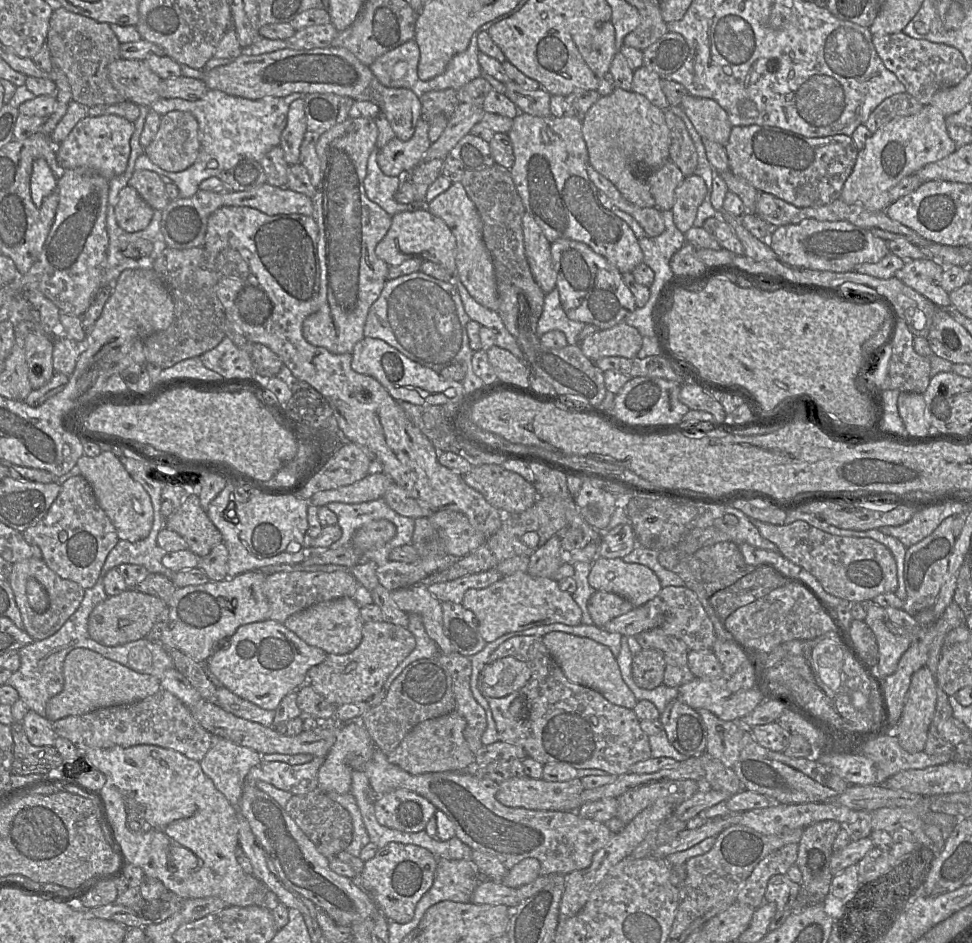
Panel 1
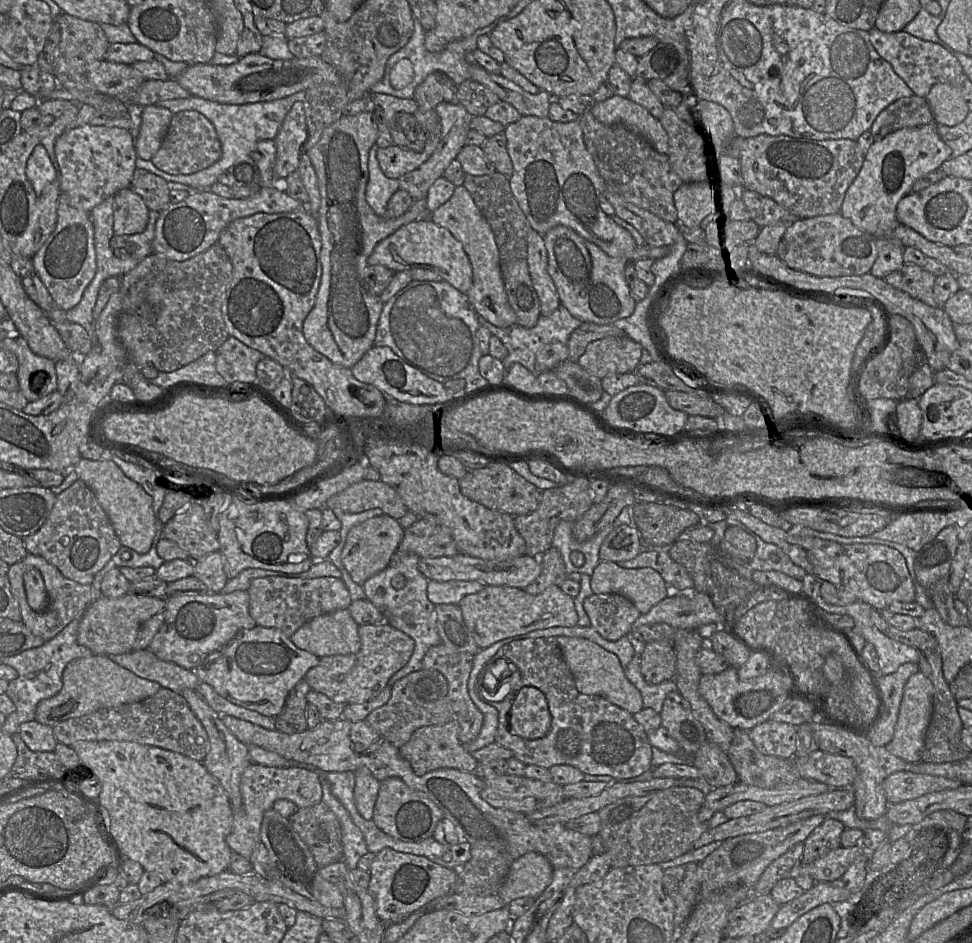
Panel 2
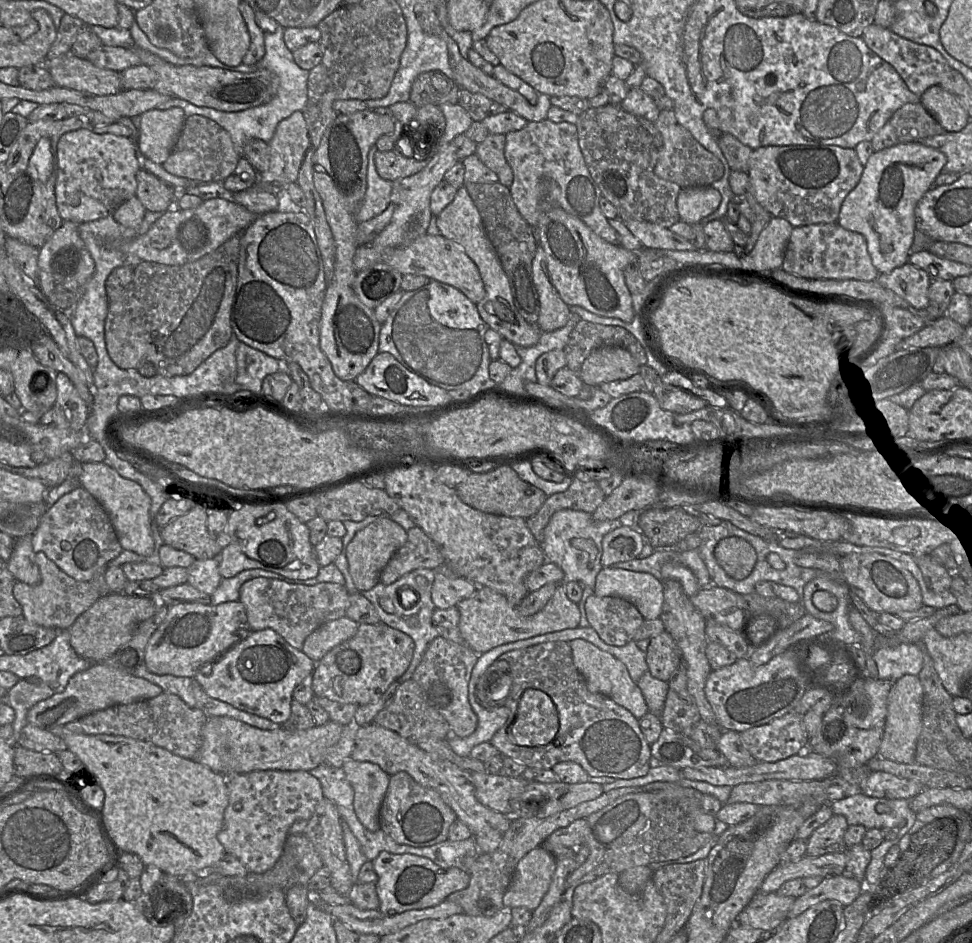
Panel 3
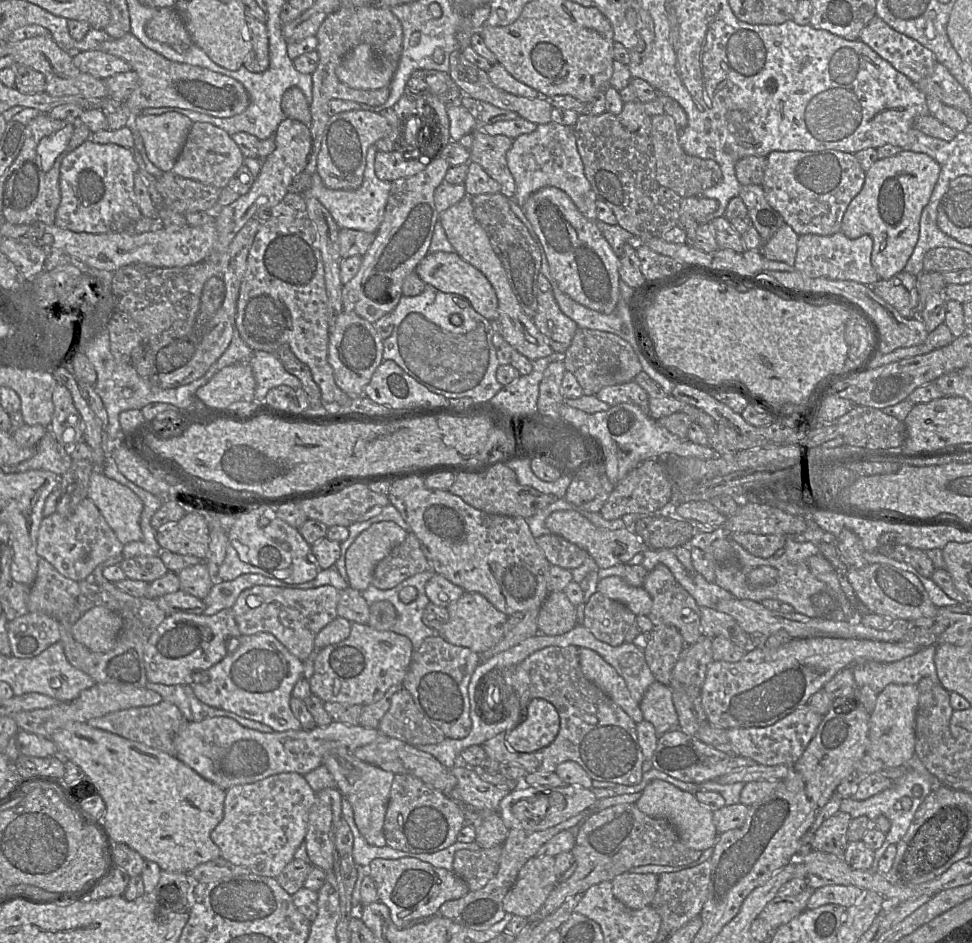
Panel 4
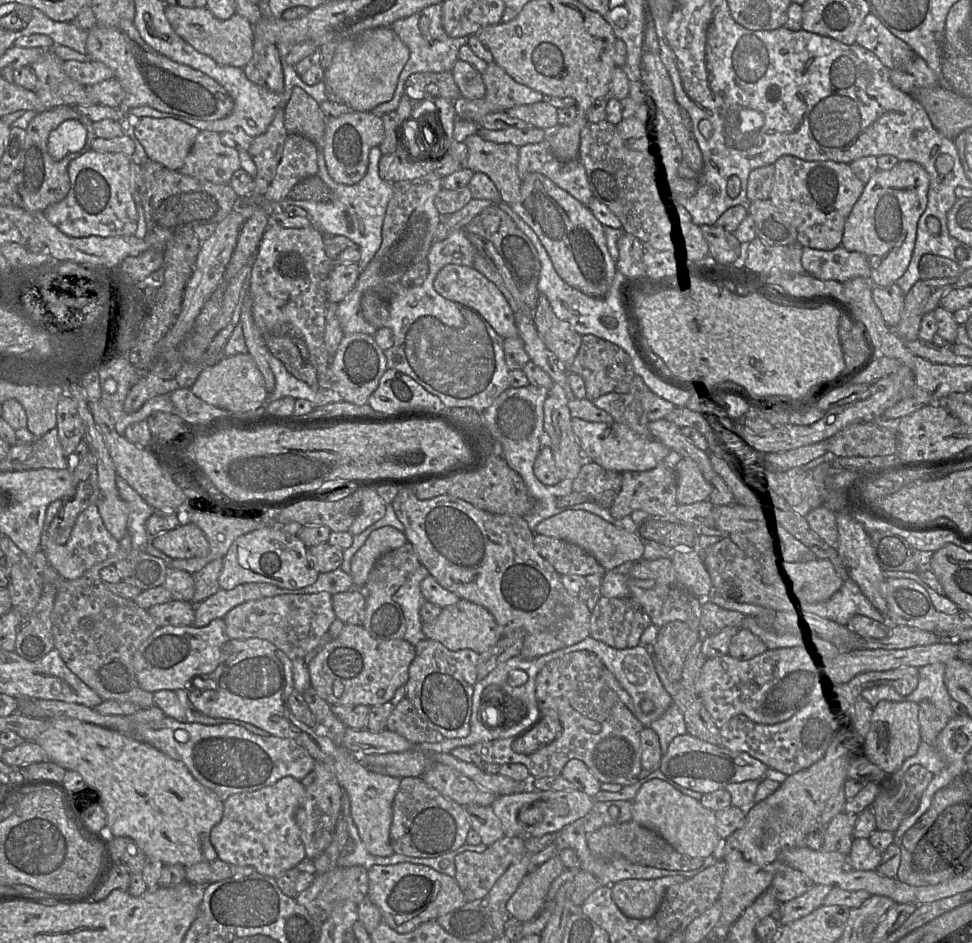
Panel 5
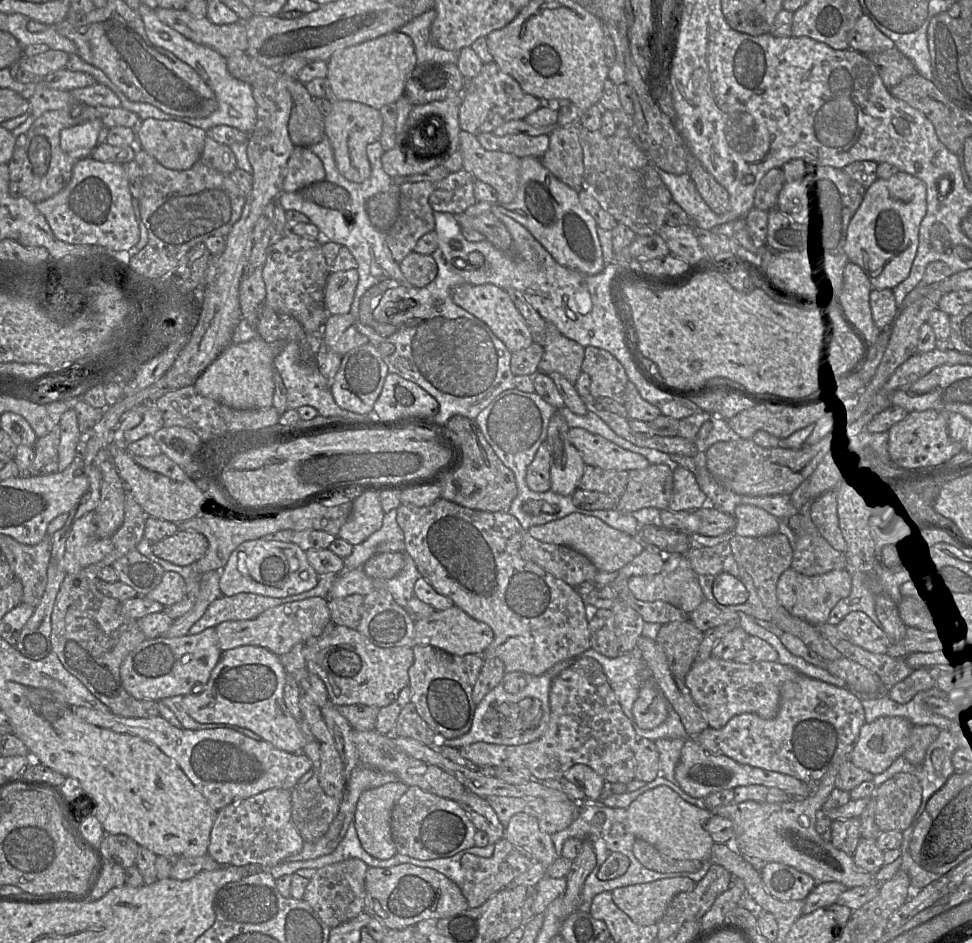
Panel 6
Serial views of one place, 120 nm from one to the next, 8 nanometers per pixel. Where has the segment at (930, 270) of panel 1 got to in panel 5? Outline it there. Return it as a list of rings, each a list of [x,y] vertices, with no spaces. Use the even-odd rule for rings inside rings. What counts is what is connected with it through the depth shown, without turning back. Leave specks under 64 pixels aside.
[[[897,283],[886,287],[872,285],[872,298],[880,310],[886,325],[896,328],[901,320],[901,312],[904,307],[905,294]]]

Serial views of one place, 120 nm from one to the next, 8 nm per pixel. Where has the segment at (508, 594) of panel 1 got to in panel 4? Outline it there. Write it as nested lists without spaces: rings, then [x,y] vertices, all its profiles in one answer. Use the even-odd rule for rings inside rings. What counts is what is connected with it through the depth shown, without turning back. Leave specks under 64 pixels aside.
[[[564,591],[549,592],[540,607],[537,625],[544,635],[561,635],[577,625],[577,609]],[[465,593],[446,608],[449,613],[449,620],[437,631],[437,634],[450,644],[466,647],[479,655],[500,641],[509,617],[497,610],[479,593]]]

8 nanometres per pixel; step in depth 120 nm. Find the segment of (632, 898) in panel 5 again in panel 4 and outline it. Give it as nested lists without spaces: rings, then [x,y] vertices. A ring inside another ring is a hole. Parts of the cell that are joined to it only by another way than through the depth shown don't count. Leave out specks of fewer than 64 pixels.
[[[628,871],[617,875],[611,883],[615,898],[626,907],[638,910],[652,904],[657,890],[658,875]]]

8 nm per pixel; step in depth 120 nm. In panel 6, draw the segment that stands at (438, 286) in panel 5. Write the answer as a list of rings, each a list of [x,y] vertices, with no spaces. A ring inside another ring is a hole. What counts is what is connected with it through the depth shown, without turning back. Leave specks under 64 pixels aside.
[[[466,283],[453,289],[452,298],[456,305],[483,321],[511,352],[525,349],[533,343],[523,316],[504,289],[493,284],[472,285]]]

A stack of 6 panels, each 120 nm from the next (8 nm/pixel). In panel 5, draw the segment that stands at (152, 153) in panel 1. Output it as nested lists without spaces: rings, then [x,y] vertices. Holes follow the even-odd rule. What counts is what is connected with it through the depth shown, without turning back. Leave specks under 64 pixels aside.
[[[200,130],[179,171],[215,184],[229,184],[233,173],[240,168],[235,148],[224,145],[219,133]]]

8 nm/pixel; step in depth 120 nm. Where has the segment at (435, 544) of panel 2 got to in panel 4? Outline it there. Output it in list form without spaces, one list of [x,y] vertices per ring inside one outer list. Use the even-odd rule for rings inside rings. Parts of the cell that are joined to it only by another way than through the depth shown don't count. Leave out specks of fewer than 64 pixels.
[[[408,532],[404,542],[376,565],[371,585],[380,590],[389,590],[404,580],[428,570],[431,570],[431,566],[419,539],[413,532]]]

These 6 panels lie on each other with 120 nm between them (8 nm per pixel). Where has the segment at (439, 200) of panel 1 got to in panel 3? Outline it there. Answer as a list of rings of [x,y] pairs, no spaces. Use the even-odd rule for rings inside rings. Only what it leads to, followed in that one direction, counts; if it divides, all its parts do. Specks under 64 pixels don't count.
[[[465,186],[458,188],[453,201],[436,216],[436,223],[440,234],[461,246],[480,272],[485,286],[485,297],[476,307],[483,321],[515,346],[527,348],[536,345],[541,331],[536,325],[528,323],[515,307],[508,277]]]

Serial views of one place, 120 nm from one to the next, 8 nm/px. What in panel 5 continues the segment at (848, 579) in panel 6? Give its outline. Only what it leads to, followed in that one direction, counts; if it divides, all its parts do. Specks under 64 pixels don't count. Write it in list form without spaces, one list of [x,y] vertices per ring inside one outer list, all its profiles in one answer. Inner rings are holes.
[[[825,558],[812,561],[785,561],[778,568],[783,585],[804,605],[812,607],[829,599],[843,585],[832,562]]]

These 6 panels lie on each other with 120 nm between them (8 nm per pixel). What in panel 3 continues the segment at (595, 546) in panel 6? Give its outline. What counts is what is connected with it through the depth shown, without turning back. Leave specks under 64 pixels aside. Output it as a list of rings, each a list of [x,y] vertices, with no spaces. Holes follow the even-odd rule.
[[[621,526],[602,539],[603,567],[637,558],[645,544],[645,537],[631,526]]]

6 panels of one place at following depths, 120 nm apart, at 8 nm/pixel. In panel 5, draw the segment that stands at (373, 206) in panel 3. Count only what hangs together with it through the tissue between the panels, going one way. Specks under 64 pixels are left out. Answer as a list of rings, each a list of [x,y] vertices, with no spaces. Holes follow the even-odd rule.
[[[318,145],[318,176],[334,191],[333,200],[329,203],[319,203],[308,200],[293,200],[290,198],[282,202],[269,202],[269,214],[281,211],[286,205],[296,205],[308,212],[310,219],[325,236],[341,235],[349,238],[359,246],[360,272],[372,260],[382,242],[382,225],[388,203],[392,197],[393,183],[382,179],[379,175],[379,160],[382,156],[379,146],[374,146],[369,152],[368,169],[365,176],[354,185],[335,182],[329,175],[322,147]]]

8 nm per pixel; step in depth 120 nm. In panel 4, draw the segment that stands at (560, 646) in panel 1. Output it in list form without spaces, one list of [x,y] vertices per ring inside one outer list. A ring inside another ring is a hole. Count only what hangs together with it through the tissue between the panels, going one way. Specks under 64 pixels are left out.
[[[578,647],[578,650],[583,675],[620,706],[635,723],[643,721],[640,703],[632,698],[625,680],[614,667],[592,649]]]

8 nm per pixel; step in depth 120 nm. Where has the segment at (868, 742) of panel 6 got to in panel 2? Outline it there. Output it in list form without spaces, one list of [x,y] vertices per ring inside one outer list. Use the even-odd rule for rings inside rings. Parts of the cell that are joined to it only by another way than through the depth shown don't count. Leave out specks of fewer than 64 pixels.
[[[921,671],[910,676],[905,684],[898,720],[892,740],[886,745],[888,751],[908,763],[921,762],[922,749],[932,716],[934,687]]]

